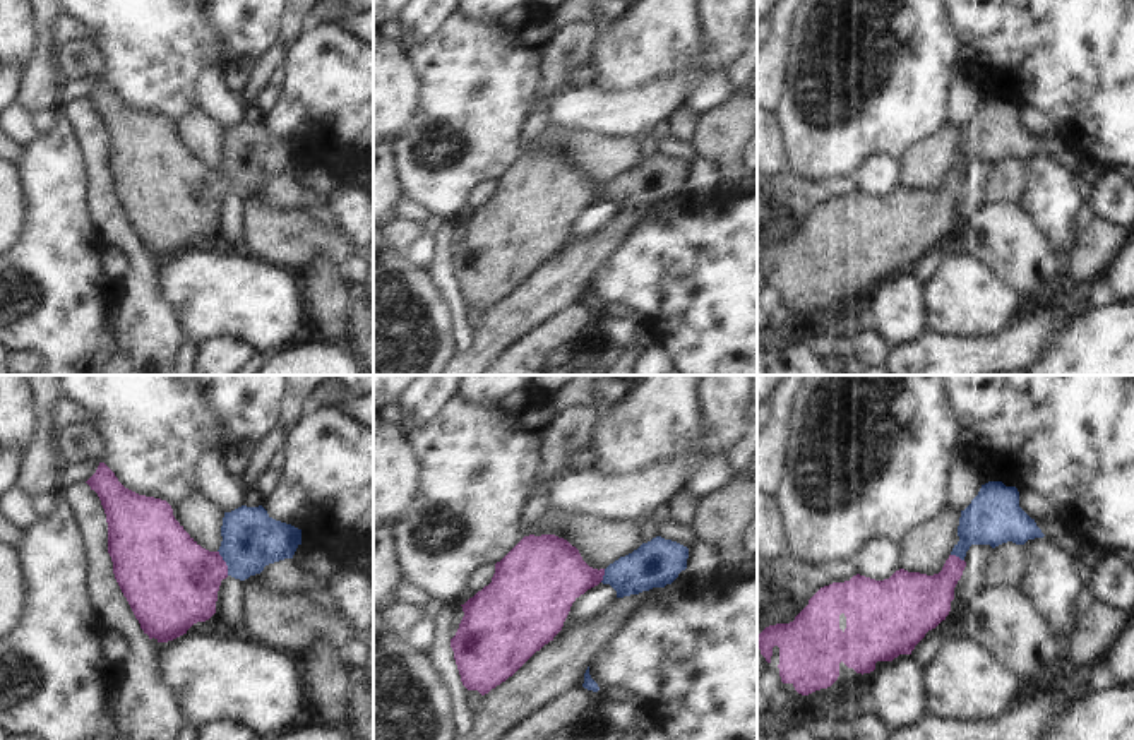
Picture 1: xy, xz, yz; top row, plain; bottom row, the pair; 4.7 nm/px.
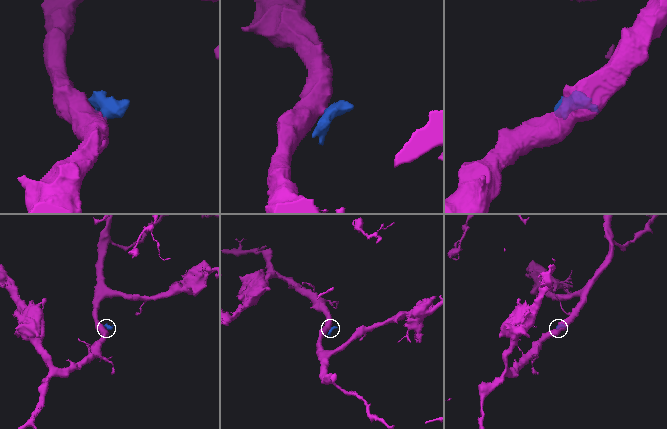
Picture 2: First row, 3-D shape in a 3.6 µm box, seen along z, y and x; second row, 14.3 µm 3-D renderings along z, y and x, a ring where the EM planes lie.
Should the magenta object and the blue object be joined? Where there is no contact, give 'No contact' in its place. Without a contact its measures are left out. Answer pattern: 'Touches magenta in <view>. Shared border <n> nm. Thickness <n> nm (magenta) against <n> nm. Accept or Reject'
Touches magenta in xy. Shared border 130 nm. Thickness 400 nm (magenta) against 280 nm. Accept

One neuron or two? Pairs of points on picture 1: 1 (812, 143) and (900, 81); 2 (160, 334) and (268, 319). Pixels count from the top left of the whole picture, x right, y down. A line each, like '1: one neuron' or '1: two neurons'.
1: one neuron
2: two neurons

